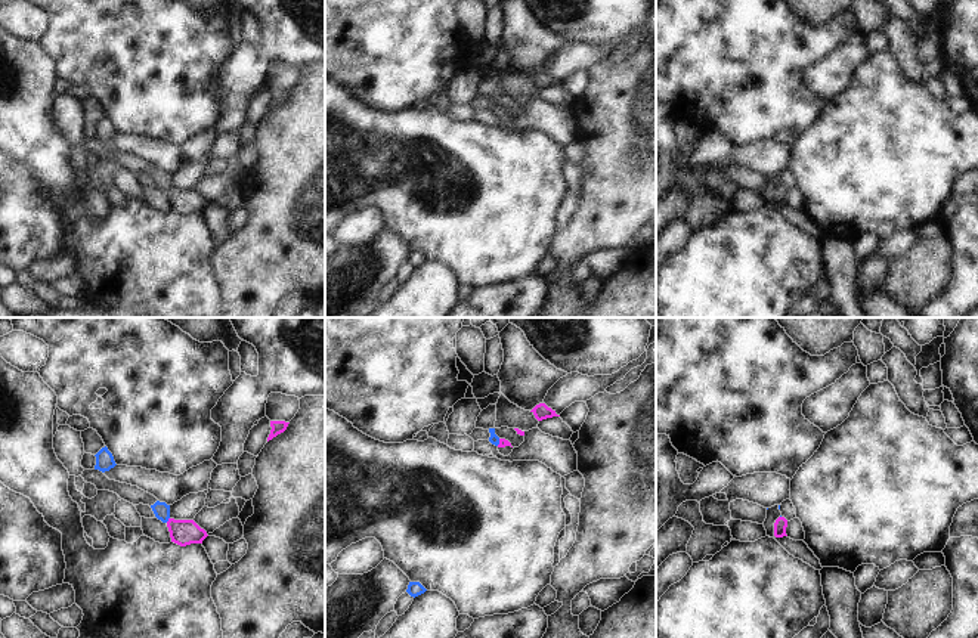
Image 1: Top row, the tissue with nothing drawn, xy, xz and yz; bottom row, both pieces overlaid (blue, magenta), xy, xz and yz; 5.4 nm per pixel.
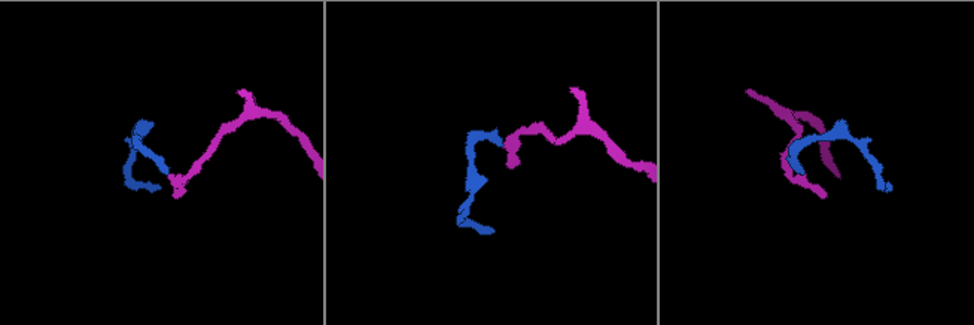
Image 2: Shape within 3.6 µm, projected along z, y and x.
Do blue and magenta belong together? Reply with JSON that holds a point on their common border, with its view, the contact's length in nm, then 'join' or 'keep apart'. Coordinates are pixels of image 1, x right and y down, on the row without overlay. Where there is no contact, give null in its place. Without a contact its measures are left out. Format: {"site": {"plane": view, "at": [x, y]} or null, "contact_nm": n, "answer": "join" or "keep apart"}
{"site": {"plane": "xy", "at": [167, 189]}, "contact_nm": 40, "answer": "join"}

